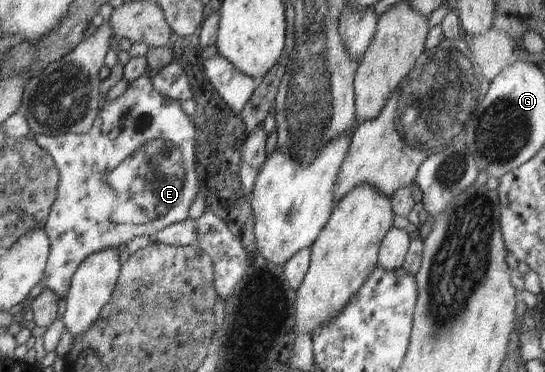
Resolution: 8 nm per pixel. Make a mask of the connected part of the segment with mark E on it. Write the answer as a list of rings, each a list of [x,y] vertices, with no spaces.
[[[142,75],[139,79],[130,82],[124,94],[120,95],[116,100],[102,100],[99,113],[89,133],[79,135],[67,134],[62,136],[35,135],[35,143],[50,155],[59,172],[57,197],[52,205],[51,213],[48,215],[48,220],[44,228],[50,243],[50,252],[44,276],[41,280],[42,285],[58,297],[58,301],[64,299],[68,294],[74,273],[76,273],[82,261],[90,255],[109,248],[117,250],[121,245],[128,244],[136,237],[142,237],[143,235],[152,239],[157,232],[189,219],[190,207],[192,207],[194,200],[200,194],[200,177],[198,171],[196,171],[197,128],[197,121],[184,113],[180,102],[163,97],[153,87],[150,75]]]

